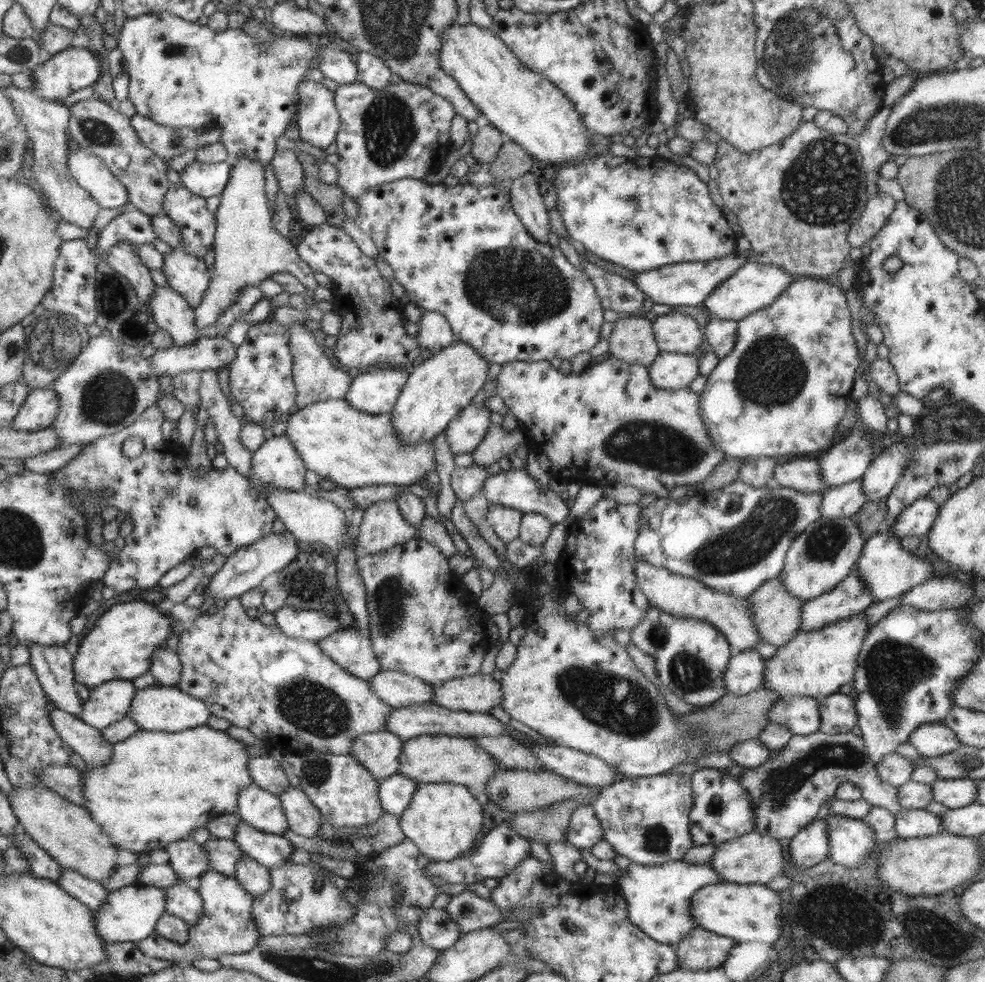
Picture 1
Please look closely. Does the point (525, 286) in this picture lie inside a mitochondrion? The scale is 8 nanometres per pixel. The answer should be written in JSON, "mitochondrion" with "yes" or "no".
{"mitochondrion":"yes"}

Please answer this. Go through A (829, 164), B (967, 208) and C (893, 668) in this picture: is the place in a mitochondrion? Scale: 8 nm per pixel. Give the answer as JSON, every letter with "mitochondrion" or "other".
{"A":"mitochondrion","B":"mitochondrion","C":"mitochondrion"}

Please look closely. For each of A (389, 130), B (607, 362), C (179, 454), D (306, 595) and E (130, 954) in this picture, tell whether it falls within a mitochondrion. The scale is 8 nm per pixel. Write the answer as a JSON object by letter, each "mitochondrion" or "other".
{"A":"mitochondrion","B":"other","C":"other","D":"mitochondrion","E":"other"}

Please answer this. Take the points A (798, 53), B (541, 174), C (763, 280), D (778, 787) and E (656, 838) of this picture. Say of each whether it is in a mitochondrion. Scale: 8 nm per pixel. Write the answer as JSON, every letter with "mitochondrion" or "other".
{"A":"mitochondrion","B":"other","C":"other","D":"mitochondrion","E":"mitochondrion"}

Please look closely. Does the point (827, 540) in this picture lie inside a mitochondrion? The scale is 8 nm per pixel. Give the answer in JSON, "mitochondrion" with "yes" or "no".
{"mitochondrion":"yes"}

